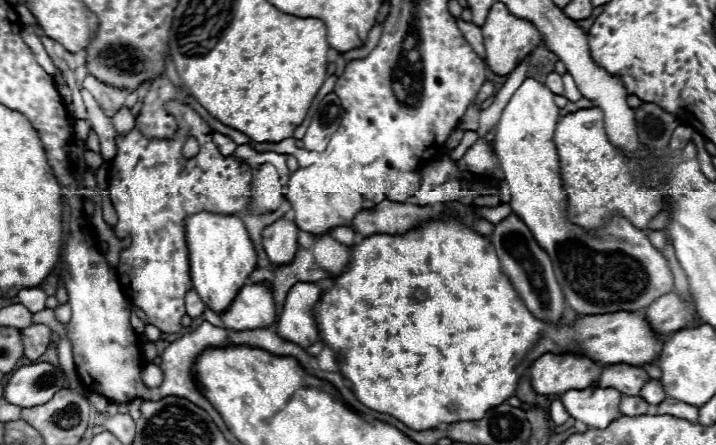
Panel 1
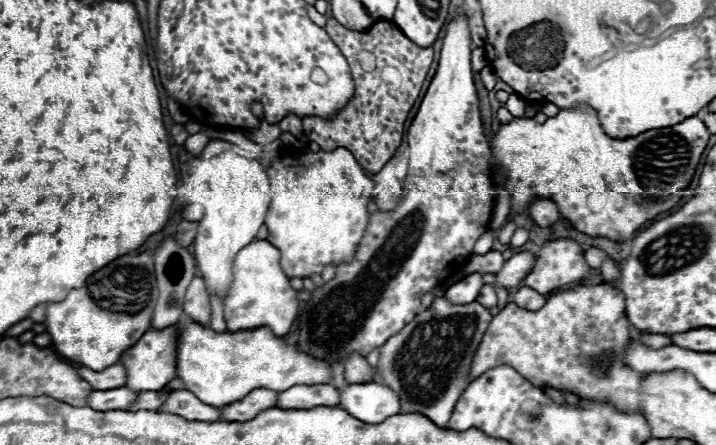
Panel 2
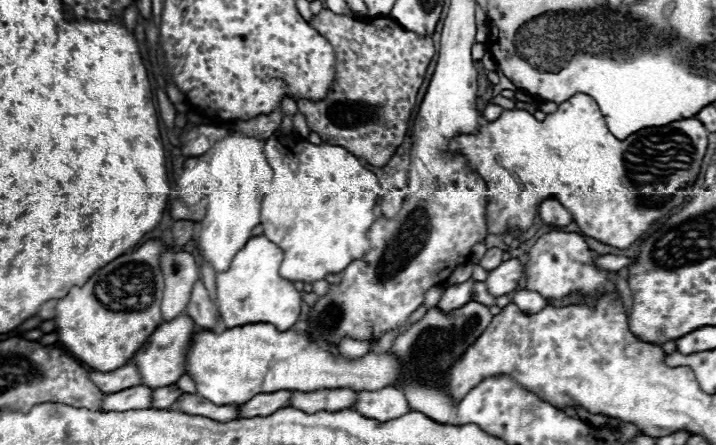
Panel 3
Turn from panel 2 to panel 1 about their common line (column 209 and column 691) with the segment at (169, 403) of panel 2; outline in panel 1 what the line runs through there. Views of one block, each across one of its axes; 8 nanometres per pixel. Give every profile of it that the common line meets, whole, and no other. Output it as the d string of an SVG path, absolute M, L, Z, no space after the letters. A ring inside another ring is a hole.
M666 398L662 404L658 404L658 414L670 414L670 416L684 418L690 422L698 422L698 412L700 412L698 406L692 406L674 398Z

